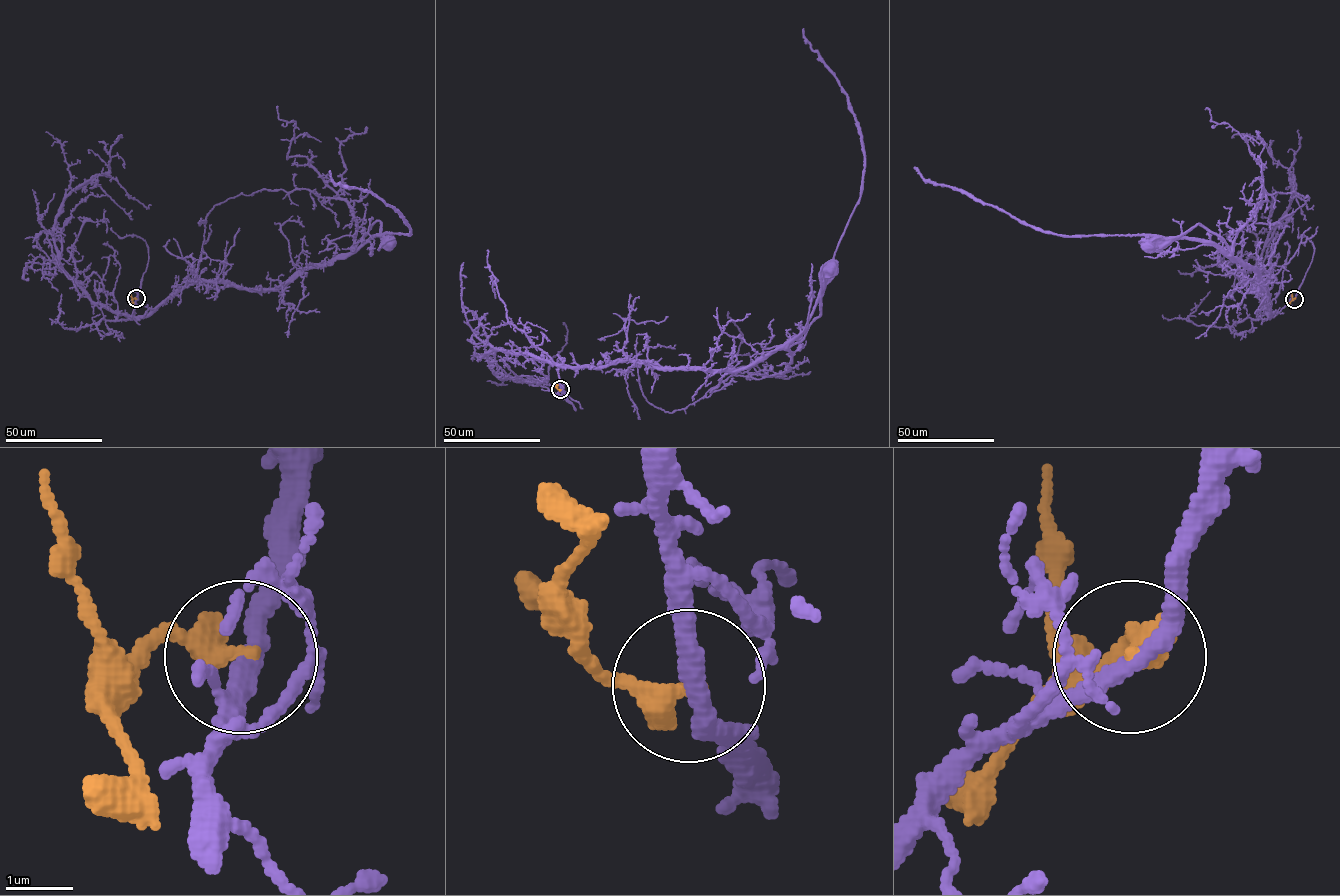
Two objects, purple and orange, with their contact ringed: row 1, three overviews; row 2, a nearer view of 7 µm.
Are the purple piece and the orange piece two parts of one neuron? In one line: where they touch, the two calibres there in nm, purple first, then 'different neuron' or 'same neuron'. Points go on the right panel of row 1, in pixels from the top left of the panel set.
place (1294, 299); calibres 280 and 400 nm; different neuron

